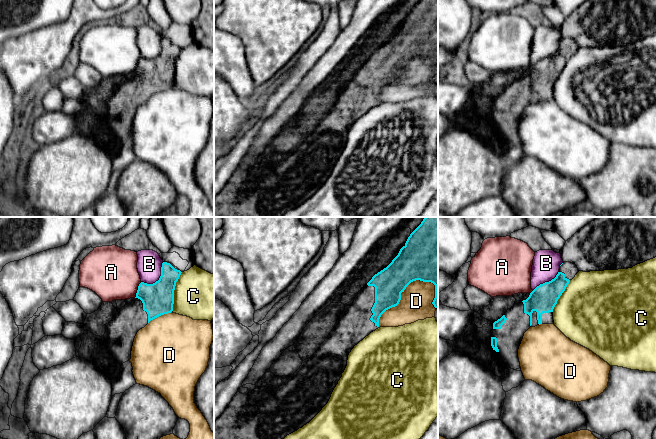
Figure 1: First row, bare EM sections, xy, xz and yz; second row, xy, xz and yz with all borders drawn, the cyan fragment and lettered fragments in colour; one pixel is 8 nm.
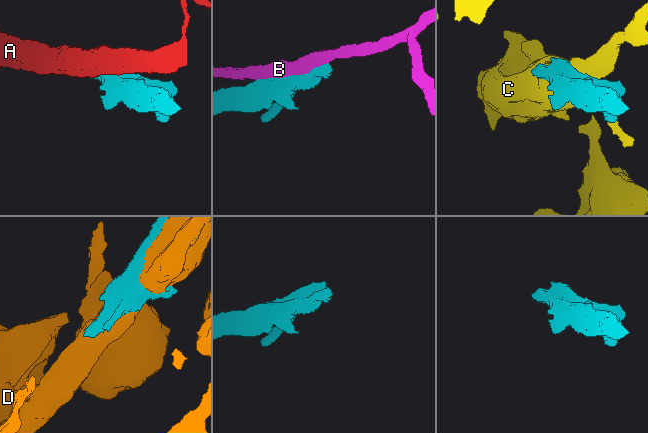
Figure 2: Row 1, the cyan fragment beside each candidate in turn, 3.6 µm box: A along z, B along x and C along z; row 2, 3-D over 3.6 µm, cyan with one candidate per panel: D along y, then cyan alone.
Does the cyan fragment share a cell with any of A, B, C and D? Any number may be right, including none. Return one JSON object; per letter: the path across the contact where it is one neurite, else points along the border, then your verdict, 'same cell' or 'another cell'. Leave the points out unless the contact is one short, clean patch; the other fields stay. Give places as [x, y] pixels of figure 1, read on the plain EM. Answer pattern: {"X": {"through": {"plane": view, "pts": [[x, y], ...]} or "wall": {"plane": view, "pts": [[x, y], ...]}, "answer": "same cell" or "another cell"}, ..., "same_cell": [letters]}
{"A": {"answer": "another cell"}, "B": {"answer": "another cell"}, "C": {"answer": "another cell"}, "D": {"answer": "another cell"}, "same_cell": []}

